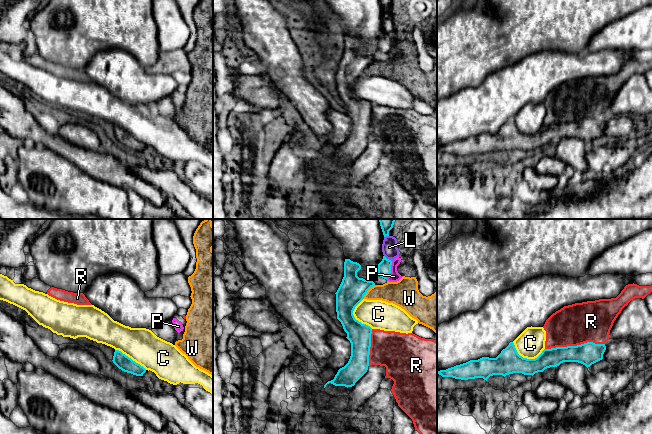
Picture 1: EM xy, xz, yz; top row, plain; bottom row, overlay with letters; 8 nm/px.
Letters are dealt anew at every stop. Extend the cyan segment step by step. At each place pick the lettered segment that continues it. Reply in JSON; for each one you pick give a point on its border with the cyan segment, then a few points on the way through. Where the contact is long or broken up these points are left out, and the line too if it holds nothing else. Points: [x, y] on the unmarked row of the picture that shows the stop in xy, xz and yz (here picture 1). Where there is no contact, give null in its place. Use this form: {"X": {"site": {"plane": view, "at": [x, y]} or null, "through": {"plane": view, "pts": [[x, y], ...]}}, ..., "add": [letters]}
{"P": {"site": {"plane": "xz", "at": [390, 46]}, "through": {"plane": "xz", "pts": [[384, 43], [390, 46], [394, 52]]}}, "R": {"site": {"plane": "yz", "at": [574, 122]}}, "add": ["P", "R"]}

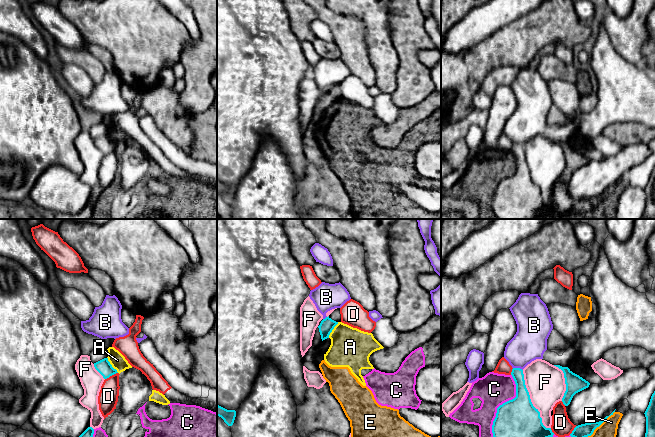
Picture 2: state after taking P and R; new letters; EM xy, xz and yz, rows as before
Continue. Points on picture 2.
{"add": []}

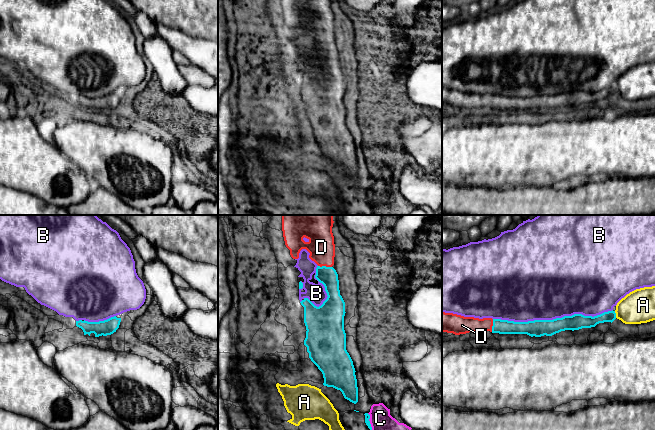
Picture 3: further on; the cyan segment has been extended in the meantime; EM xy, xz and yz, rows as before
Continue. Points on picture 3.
{"D": {"site": {"plane": "xz", "at": [325, 42]}, "through": {"plane": "xz", "pts": [[328, 52], [325, 49], [325, 42], [321, 23]]}}, "add": ["D"]}

